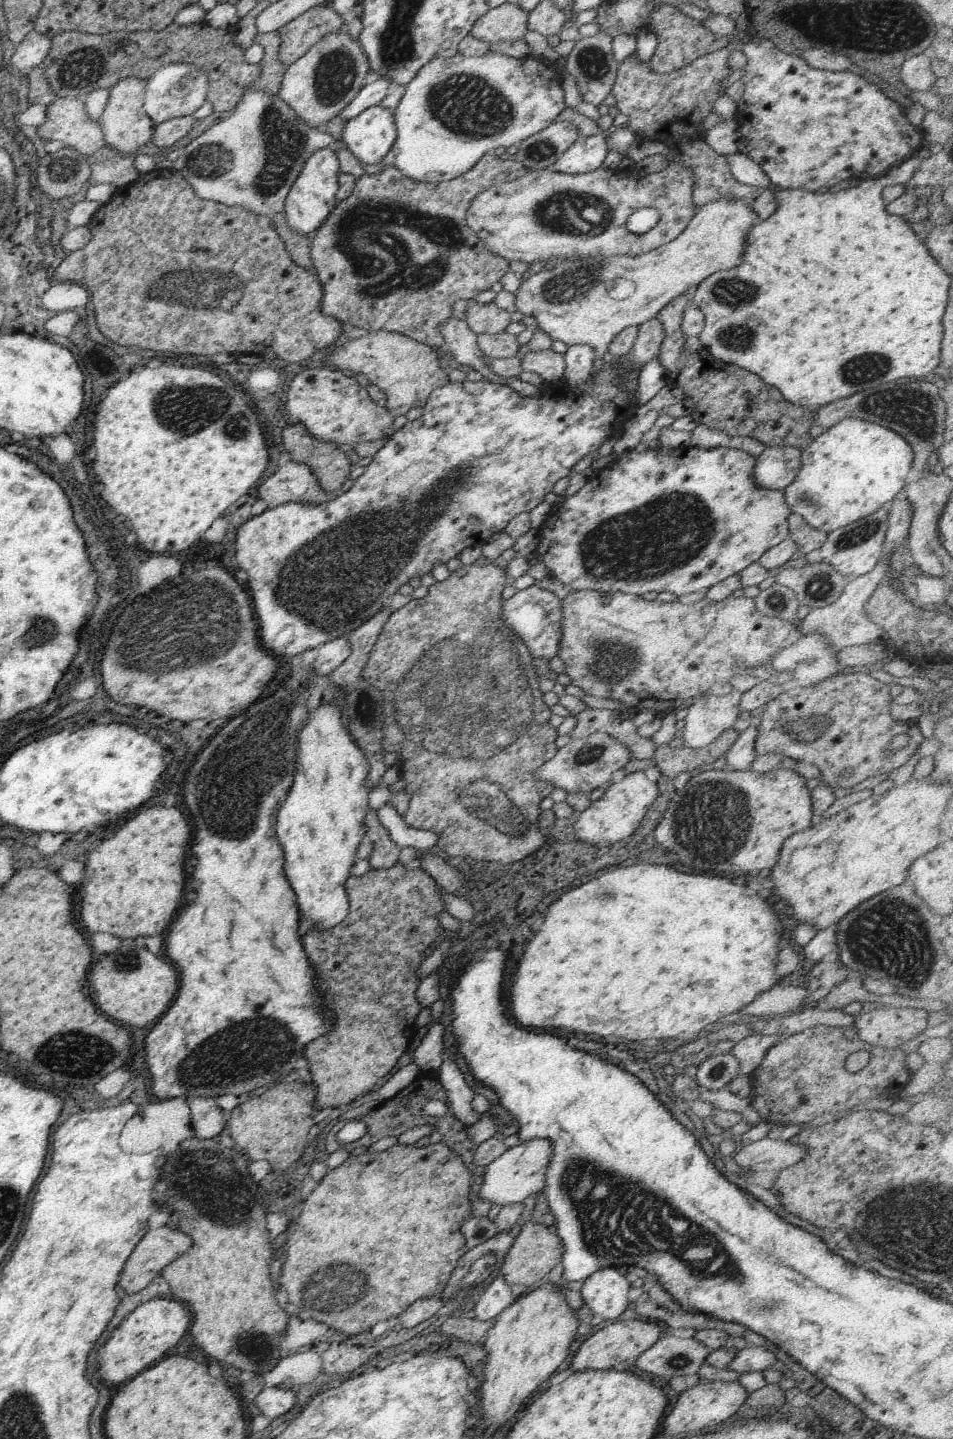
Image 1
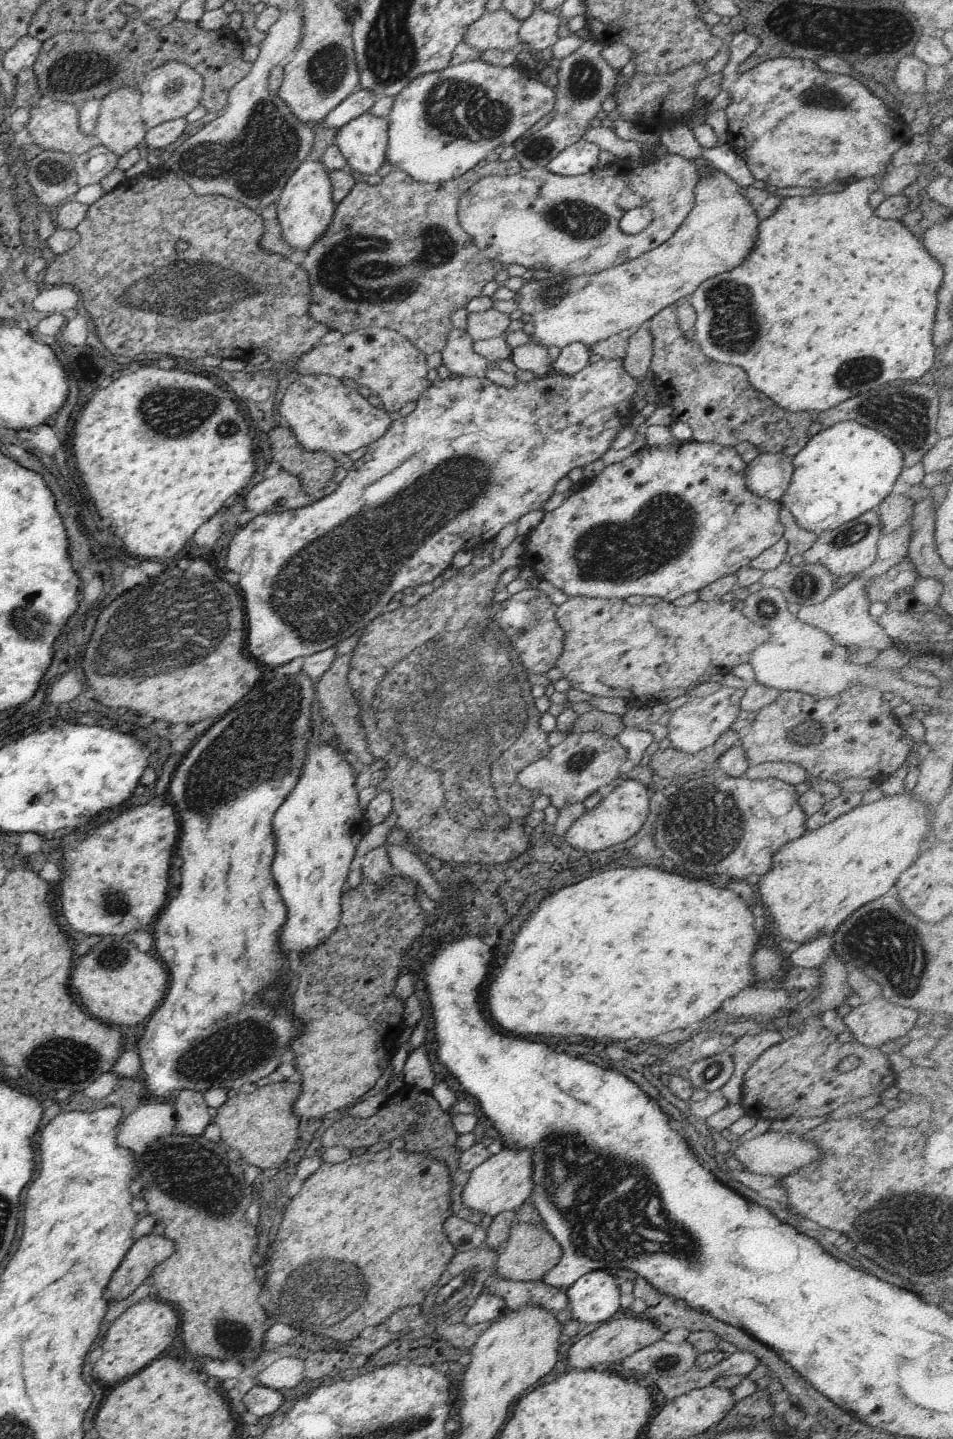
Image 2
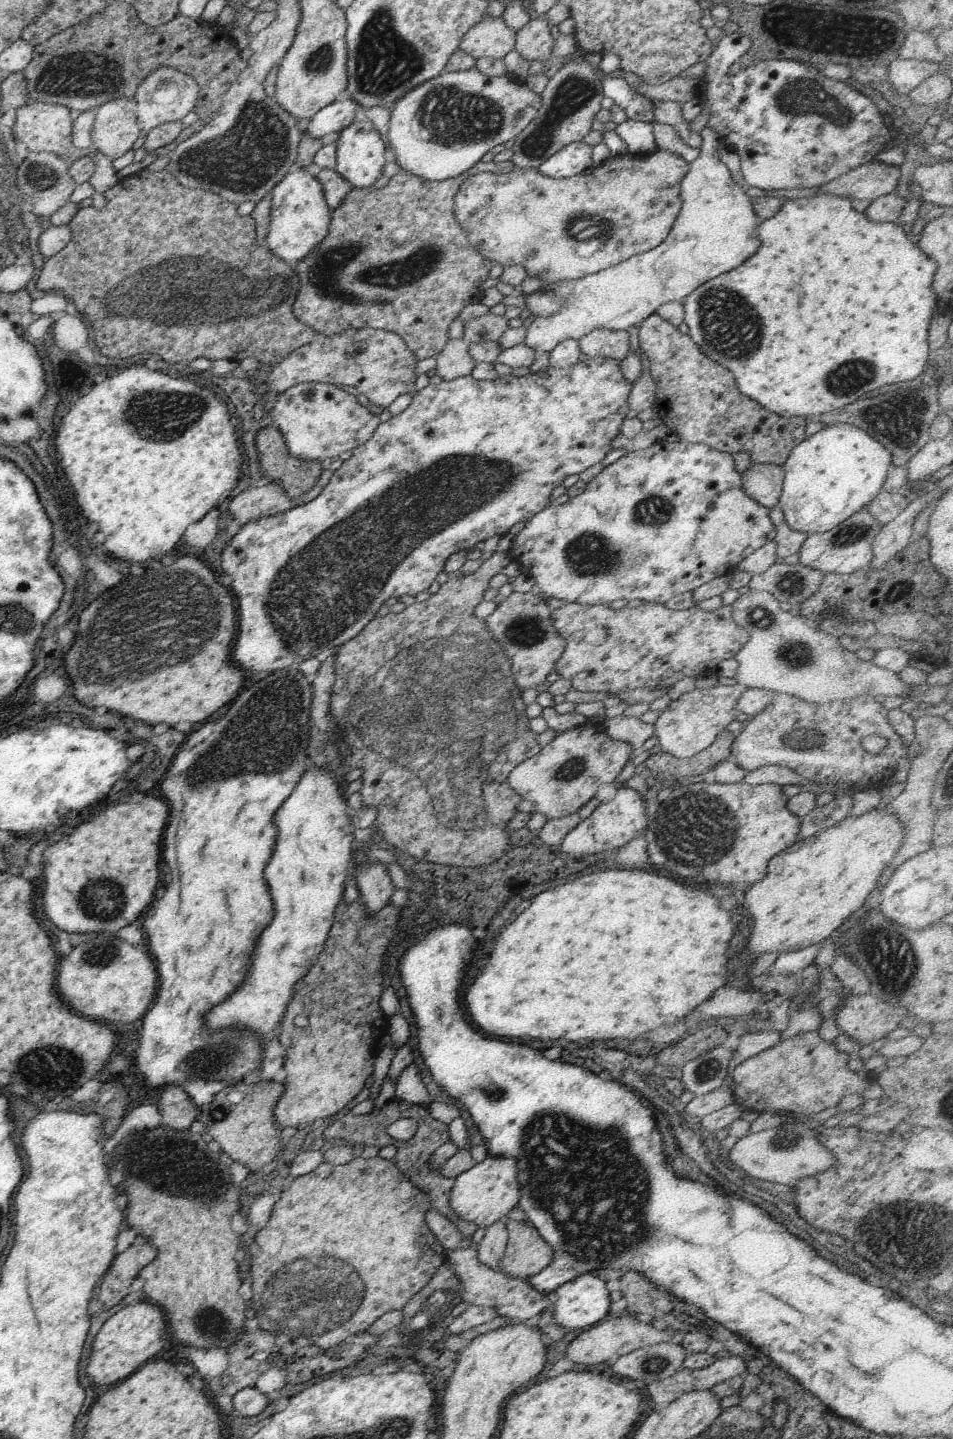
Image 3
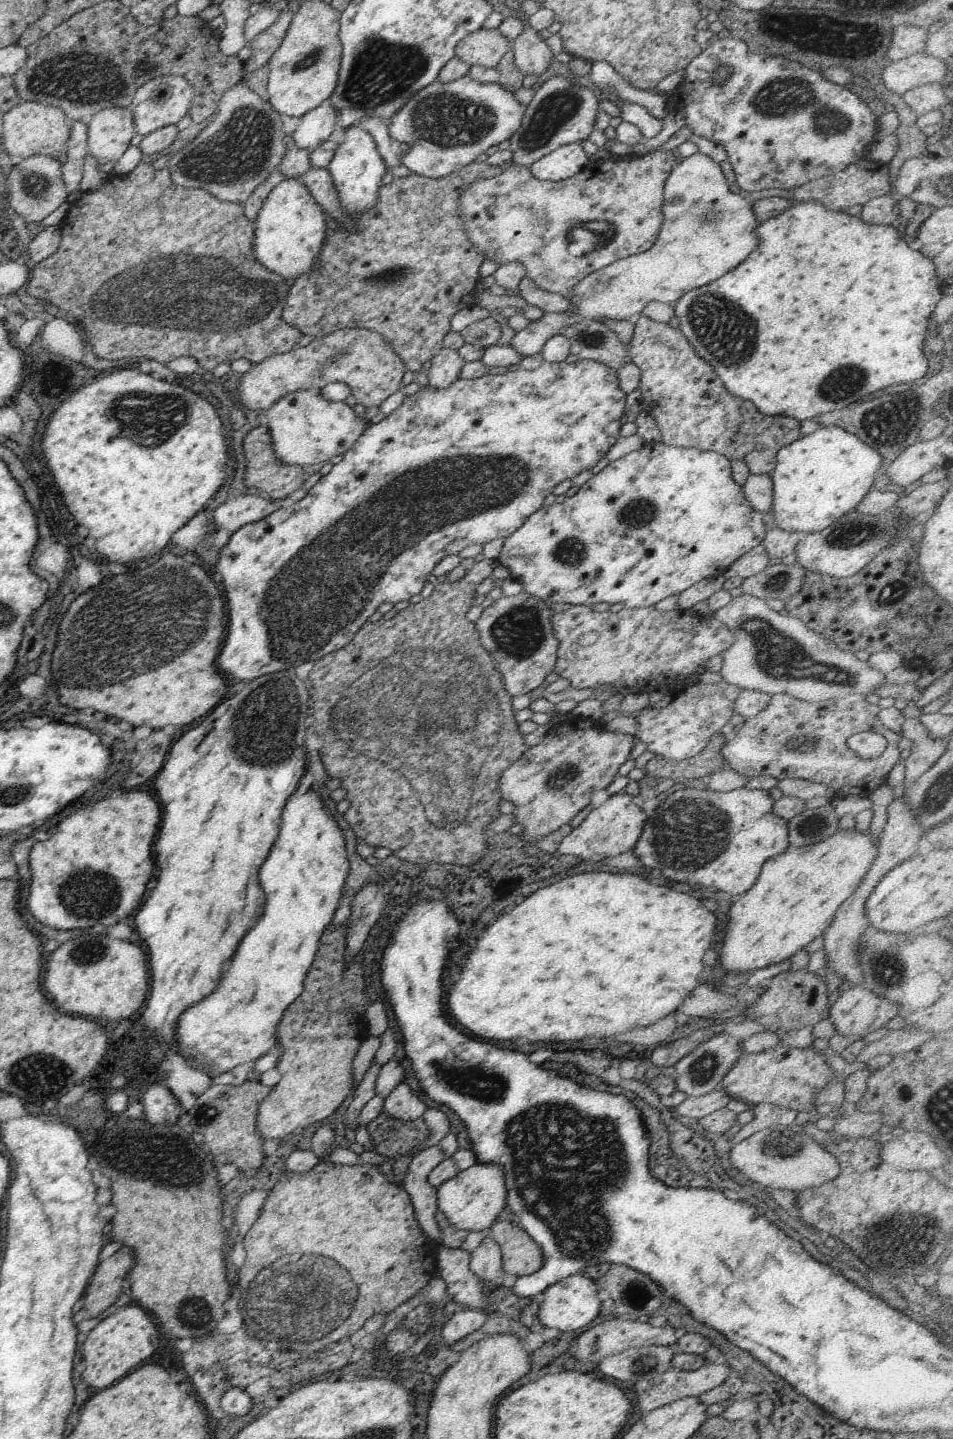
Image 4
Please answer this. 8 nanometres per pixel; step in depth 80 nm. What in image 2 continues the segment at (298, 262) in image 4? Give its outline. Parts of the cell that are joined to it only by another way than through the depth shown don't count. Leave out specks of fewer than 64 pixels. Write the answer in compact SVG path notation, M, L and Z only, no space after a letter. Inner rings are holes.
M305 159L288 178L275 202L282 237L286 243L297 249L299 256L324 233L331 222L335 204L332 201L332 186L328 174L329 170L319 159Z

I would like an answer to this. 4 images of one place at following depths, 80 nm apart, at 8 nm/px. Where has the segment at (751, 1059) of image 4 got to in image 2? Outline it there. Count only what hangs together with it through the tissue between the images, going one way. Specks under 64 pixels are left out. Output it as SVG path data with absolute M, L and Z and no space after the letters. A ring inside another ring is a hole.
M805 1023L799 1032L770 1046L753 1061L743 1075L740 1104L751 1106L761 1101L759 1117L770 1121L821 1117L846 1102L881 1093L893 1079L887 1055L879 1047L873 1049L855 1040L839 1042L837 1035L821 1024ZM848 1054L858 1056L861 1063L851 1071L837 1072L837 1064Z

